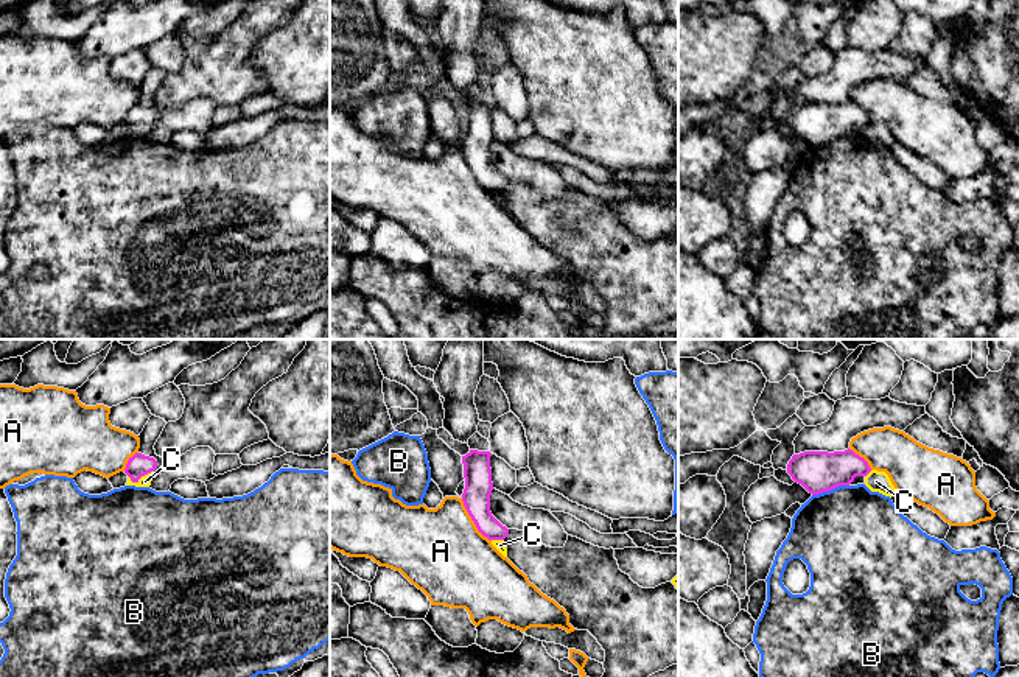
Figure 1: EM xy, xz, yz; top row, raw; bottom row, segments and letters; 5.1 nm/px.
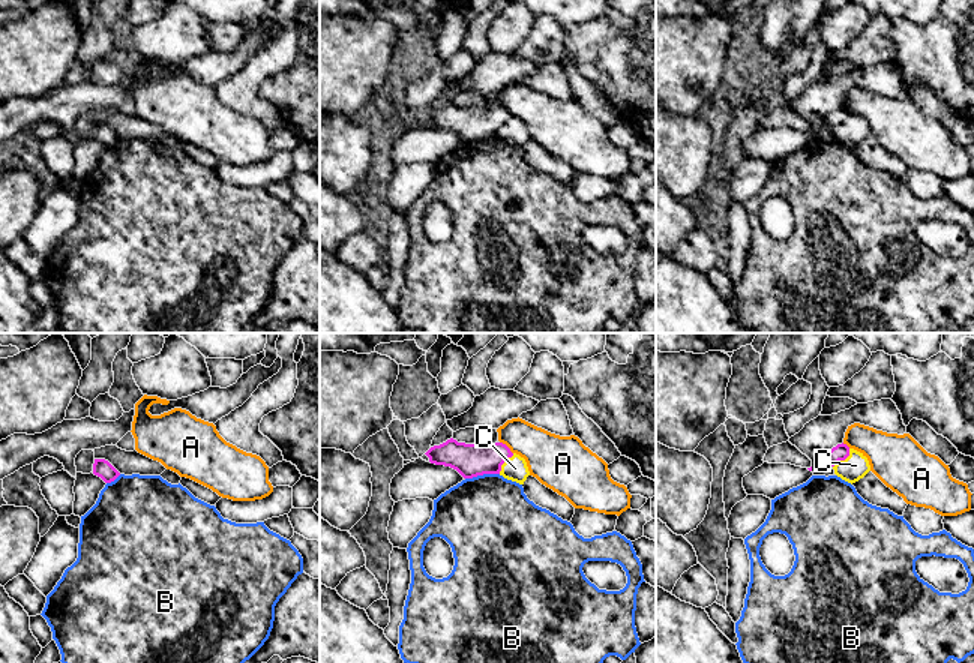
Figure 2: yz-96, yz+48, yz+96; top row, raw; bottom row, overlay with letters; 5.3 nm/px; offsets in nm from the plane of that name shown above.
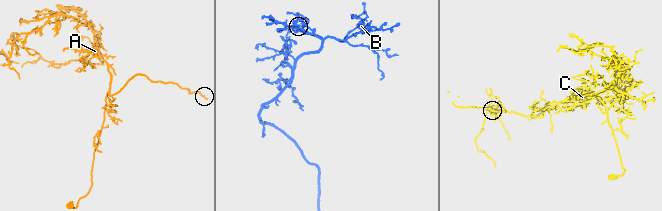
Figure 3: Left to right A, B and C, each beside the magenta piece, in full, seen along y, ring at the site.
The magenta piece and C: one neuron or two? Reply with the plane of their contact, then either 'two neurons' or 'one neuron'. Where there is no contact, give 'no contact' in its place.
meets magenta in xy; one neuron

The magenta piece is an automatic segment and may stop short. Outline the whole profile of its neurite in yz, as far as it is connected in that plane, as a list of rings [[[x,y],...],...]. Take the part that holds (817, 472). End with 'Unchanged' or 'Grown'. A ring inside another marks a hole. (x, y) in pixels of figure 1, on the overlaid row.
[[[853,450],[845,451],[804,451],[793,454],[787,473],[809,493],[818,495],[839,486],[849,486],[856,476],[865,478],[871,492],[890,496],[896,492],[885,472],[871,470],[868,462]]]. Grown

